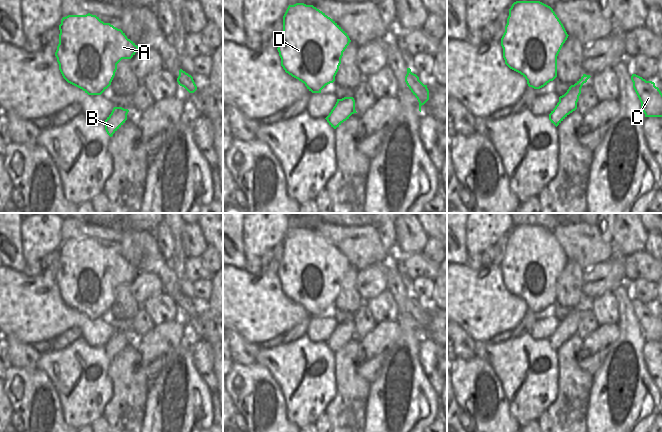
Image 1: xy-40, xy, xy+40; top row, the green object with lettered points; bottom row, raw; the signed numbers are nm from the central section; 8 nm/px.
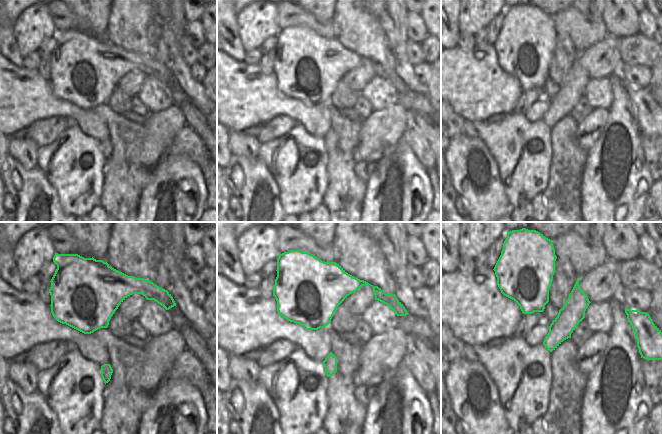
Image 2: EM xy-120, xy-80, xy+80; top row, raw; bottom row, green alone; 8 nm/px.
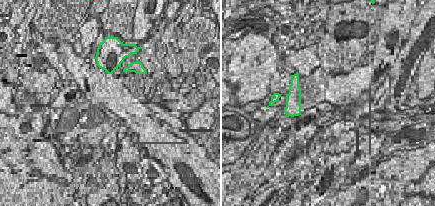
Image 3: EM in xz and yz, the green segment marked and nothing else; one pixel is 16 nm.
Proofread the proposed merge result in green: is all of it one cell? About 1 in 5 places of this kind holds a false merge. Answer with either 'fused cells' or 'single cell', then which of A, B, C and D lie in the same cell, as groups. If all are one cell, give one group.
single cell; groups A B C D

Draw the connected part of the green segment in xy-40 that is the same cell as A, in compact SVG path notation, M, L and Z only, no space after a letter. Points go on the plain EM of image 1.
M68 239L63 241L59 249L59 268L55 276L59 294L63 302L70 308L82 313L88 319L101 319L110 309L122 283L131 283L138 270L127 262L125 257L110 247L104 247L96 239Z

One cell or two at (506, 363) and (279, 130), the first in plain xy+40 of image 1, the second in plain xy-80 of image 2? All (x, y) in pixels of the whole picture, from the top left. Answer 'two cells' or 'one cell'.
two cells

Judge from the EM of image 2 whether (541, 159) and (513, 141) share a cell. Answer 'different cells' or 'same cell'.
same cell

